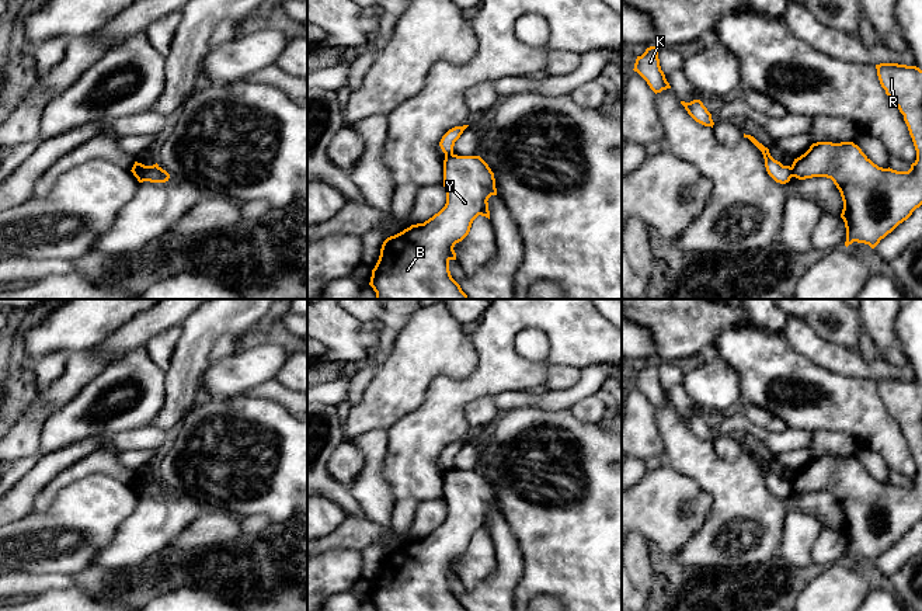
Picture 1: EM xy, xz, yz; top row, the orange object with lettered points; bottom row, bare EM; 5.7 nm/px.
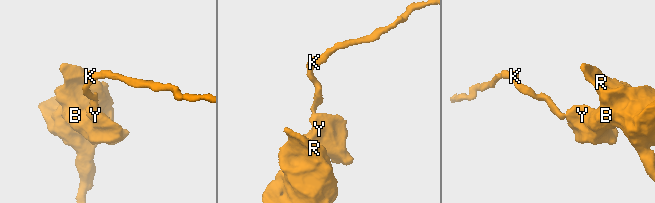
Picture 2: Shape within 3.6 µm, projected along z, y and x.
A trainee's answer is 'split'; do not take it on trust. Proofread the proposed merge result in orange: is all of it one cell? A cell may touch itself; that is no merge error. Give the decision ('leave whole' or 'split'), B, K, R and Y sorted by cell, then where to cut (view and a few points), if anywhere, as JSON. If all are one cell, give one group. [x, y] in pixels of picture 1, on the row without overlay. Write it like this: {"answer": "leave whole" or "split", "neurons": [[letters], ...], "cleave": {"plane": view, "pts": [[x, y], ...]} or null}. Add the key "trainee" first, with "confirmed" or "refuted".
{"trainee": "confirmed", "answer": "split", "neurons": [["B", "R", "Y"], ["K"]], "cleave": {"plane": "yz", "pts": [[790, 482], [793, 490]]}}

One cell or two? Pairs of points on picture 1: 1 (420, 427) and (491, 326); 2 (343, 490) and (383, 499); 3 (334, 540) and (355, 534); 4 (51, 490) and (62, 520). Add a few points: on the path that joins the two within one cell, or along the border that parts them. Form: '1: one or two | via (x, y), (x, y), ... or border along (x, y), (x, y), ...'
1: one | via (446, 406), (491, 364), (491, 353)
2: two | border along (348, 486), (365, 516)
3: one | via (340, 537), (350, 534)
4: two | border along (80, 479), (66, 485), (45, 511), (34, 510)

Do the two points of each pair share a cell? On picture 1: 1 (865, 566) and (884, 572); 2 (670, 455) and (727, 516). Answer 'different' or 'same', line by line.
1: different
2: same

